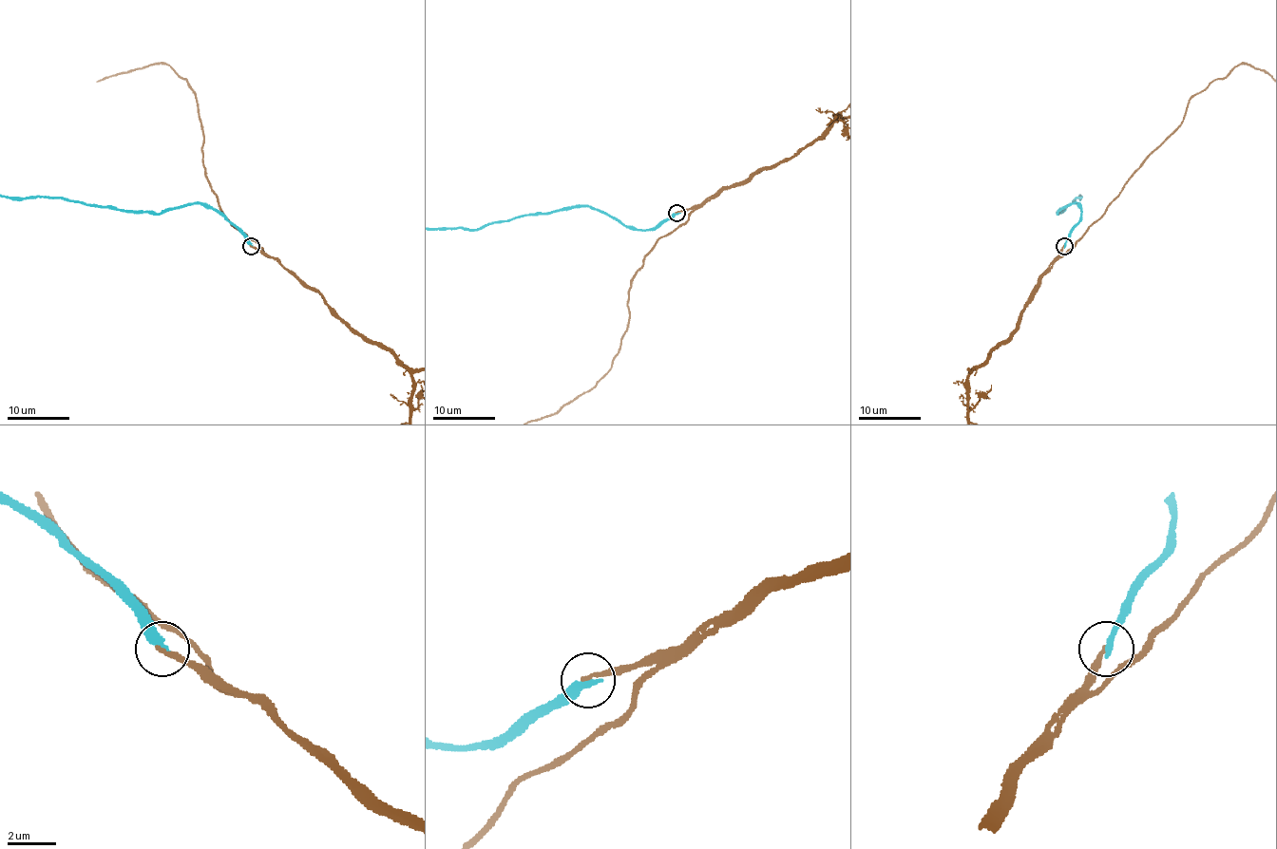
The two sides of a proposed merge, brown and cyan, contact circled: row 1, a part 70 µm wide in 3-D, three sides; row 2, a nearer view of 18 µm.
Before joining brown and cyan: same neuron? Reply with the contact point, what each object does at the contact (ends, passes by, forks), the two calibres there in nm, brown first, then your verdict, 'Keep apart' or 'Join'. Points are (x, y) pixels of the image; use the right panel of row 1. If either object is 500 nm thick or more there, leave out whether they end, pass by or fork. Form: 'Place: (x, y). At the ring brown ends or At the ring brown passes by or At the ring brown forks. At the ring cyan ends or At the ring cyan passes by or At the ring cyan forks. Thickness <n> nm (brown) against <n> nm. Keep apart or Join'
Place: (1064, 246). At the ring brown ends. At the ring cyan ends. Thickness 190 nm (brown) against 320 nm. Join

